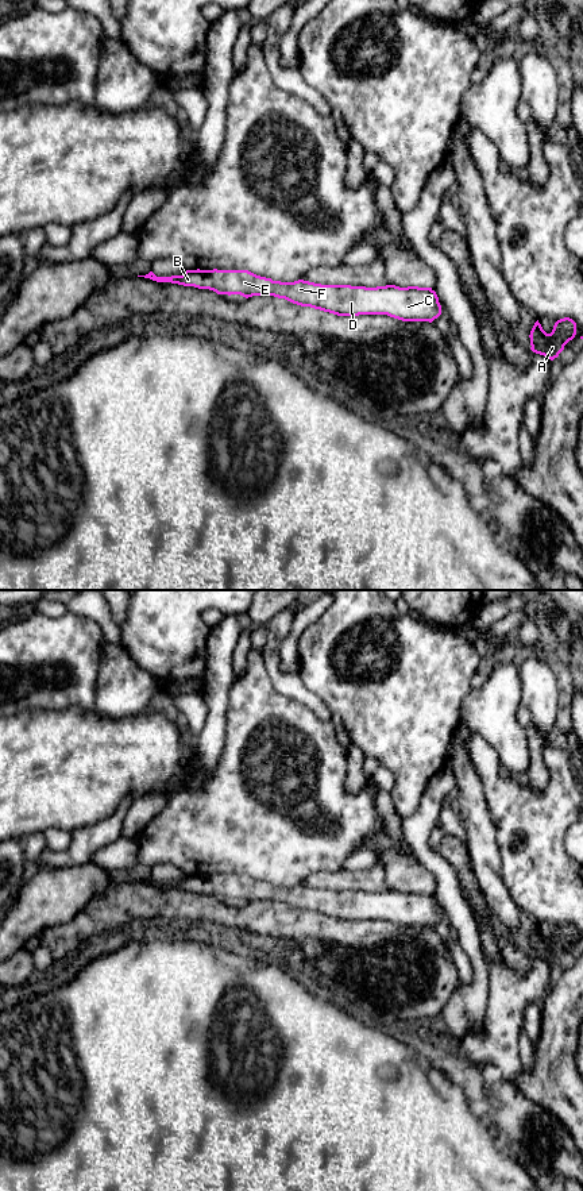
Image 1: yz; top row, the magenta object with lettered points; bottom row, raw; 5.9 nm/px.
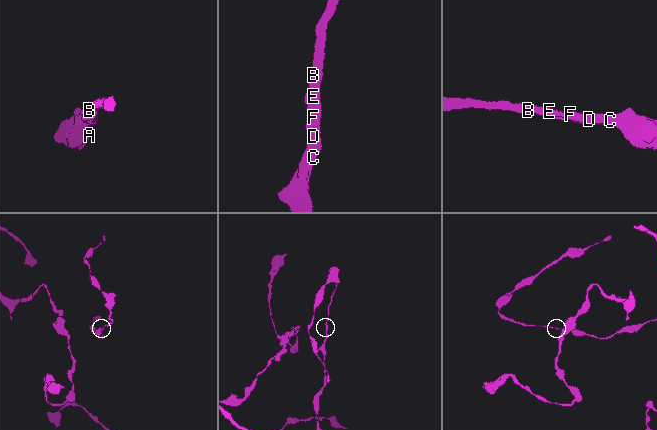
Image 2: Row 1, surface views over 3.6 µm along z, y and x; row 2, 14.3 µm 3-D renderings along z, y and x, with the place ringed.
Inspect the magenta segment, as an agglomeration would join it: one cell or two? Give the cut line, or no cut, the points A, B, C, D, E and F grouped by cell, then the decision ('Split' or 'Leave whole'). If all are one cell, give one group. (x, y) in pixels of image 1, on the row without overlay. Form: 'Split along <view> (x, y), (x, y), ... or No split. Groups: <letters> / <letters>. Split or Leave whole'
No split. Groups: A B C D E F. Leave whole

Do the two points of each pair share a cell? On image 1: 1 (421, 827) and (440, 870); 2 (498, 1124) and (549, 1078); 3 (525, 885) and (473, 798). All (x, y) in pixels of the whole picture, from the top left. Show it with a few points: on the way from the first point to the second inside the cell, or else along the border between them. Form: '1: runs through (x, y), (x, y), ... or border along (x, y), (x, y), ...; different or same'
1: runs through (421, 837), (421, 850), (431, 859); same
2: border along (513, 1084), (555, 1116); different
3: border along (487, 804), (501, 866); different

